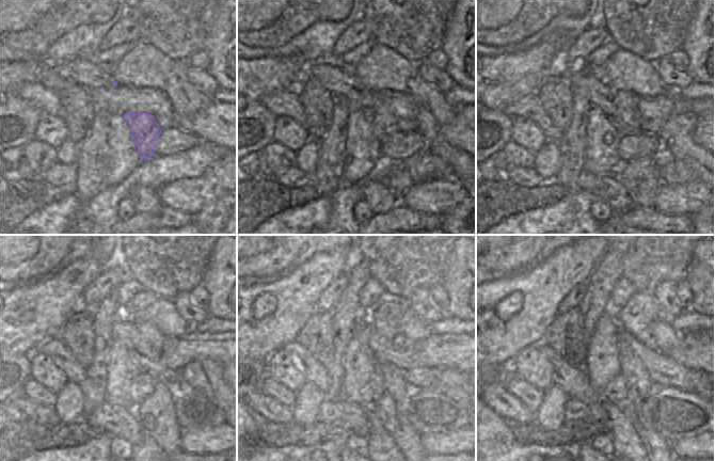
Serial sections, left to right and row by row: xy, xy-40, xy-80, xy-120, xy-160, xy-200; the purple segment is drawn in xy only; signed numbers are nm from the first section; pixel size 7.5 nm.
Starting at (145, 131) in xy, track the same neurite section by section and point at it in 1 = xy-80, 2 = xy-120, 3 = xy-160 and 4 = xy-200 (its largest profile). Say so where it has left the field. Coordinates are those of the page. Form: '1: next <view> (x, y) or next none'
1: next xy-80 (620, 107)
2: next xy-120 (143, 340)
3: next xy-160 (382, 330)
4: next xy-200 (642, 311)

